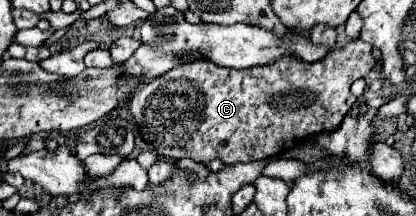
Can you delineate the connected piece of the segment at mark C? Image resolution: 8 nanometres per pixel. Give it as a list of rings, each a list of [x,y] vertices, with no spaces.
[[[350,41],[342,49],[332,49],[324,59],[316,63],[306,63],[292,55],[282,55],[282,59],[230,71],[206,61],[182,63],[168,73],[140,85],[138,93],[130,101],[130,113],[134,115],[142,139],[152,145],[152,149],[170,159],[194,159],[198,163],[210,163],[220,159],[222,163],[248,163],[254,159],[266,159],[292,149],[296,143],[316,135],[320,131],[334,131],[342,123],[344,115],[356,103],[350,91],[352,81],[368,75],[376,59],[370,55],[372,47],[364,41]]]

